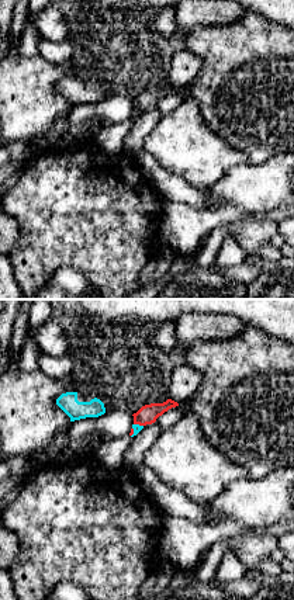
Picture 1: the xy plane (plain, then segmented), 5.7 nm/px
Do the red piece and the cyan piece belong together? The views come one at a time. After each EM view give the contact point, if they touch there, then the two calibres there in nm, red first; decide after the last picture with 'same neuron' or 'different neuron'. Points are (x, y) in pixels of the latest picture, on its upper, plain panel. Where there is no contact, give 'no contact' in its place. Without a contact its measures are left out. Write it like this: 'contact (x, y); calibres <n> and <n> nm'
contact (138, 108); calibres 110 and 50 nm

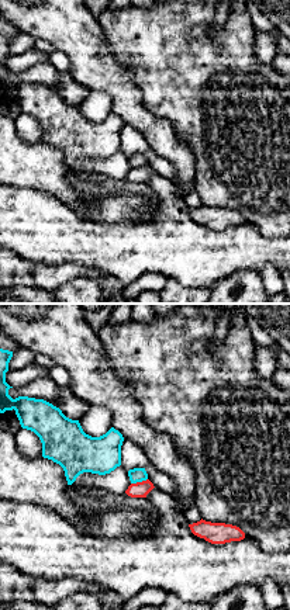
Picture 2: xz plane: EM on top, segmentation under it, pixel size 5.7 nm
contact (138, 167); calibres 90 and 80 nm

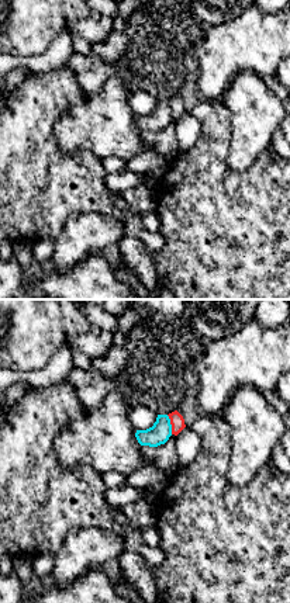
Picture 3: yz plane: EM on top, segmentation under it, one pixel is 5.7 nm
contact (171, 108); calibres 80 and 120 nm

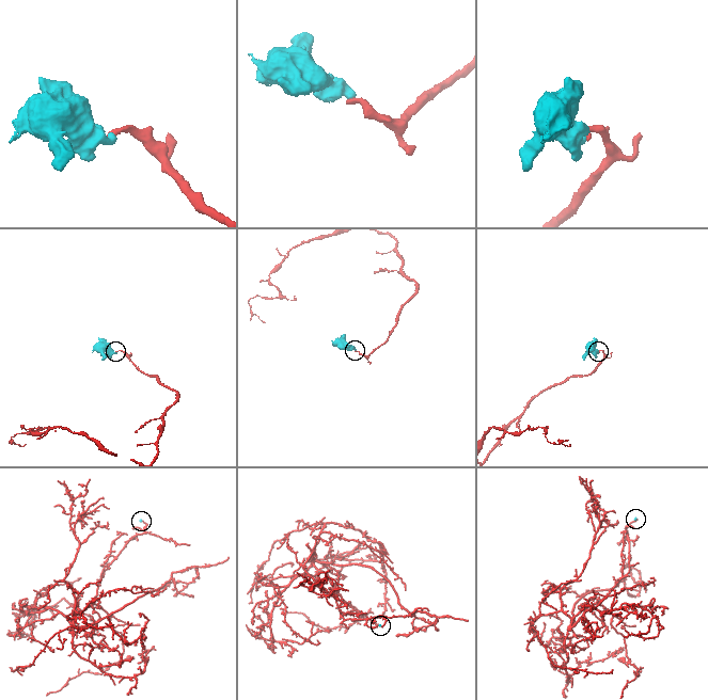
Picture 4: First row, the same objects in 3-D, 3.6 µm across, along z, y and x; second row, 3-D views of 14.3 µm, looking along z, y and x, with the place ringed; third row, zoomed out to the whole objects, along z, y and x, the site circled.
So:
different neuron

